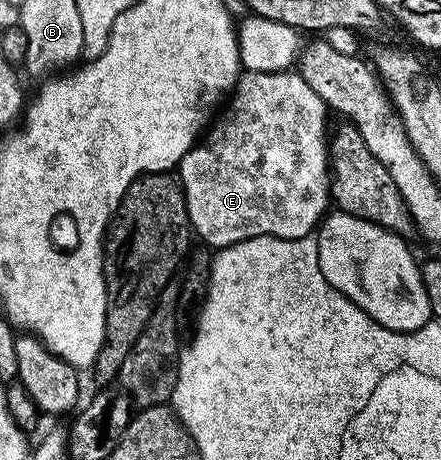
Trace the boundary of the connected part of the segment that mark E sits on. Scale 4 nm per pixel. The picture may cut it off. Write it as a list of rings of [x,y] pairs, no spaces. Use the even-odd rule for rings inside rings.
[[[284,72],[282,74],[248,74],[244,73],[240,77],[233,93],[230,95],[231,115],[227,118],[227,123],[223,126],[223,131],[219,134],[219,139],[212,144],[208,150],[196,148],[183,159],[181,171],[183,170],[183,182],[181,189],[187,201],[187,211],[191,221],[192,231],[207,246],[215,246],[216,251],[239,248],[242,242],[251,242],[254,238],[280,238],[280,243],[295,244],[306,234],[311,234],[324,221],[323,213],[327,210],[327,205],[332,205],[331,179],[333,177],[329,165],[329,126],[327,130],[327,117],[329,111],[327,105],[305,84],[305,80],[298,72]]]

